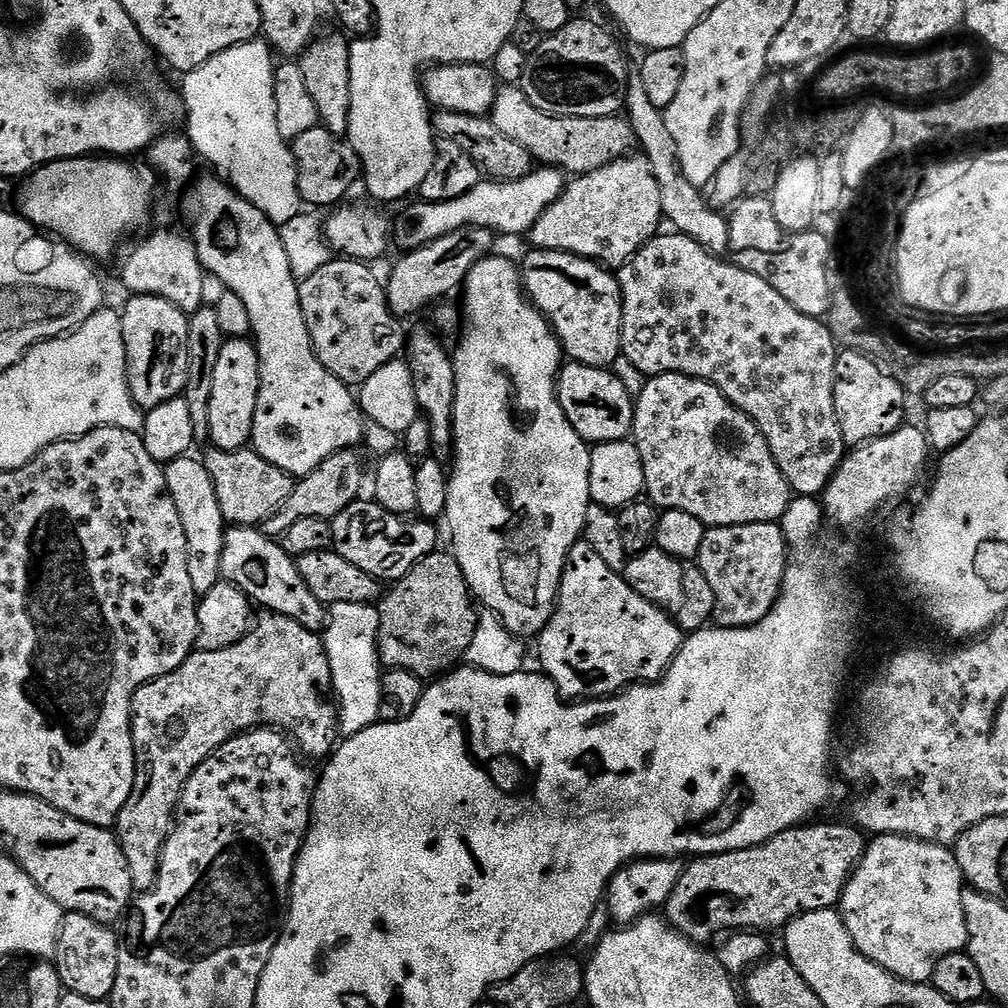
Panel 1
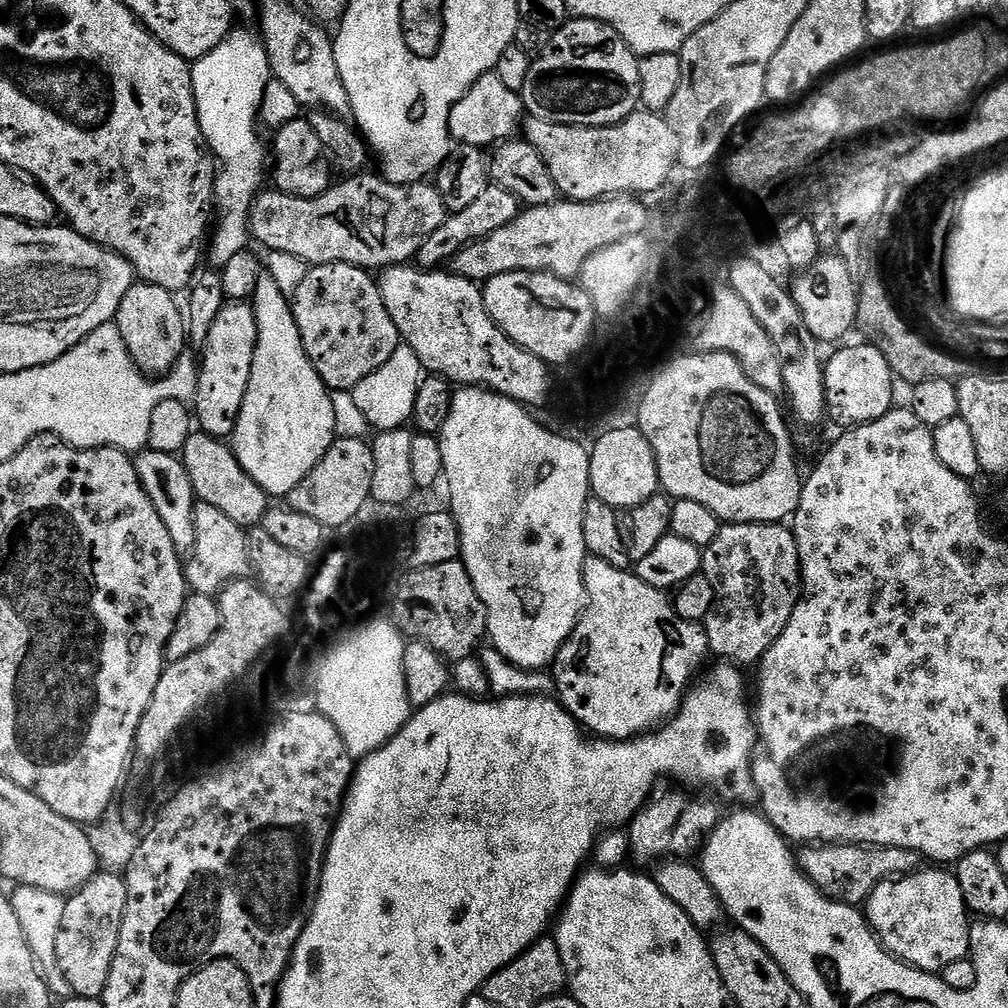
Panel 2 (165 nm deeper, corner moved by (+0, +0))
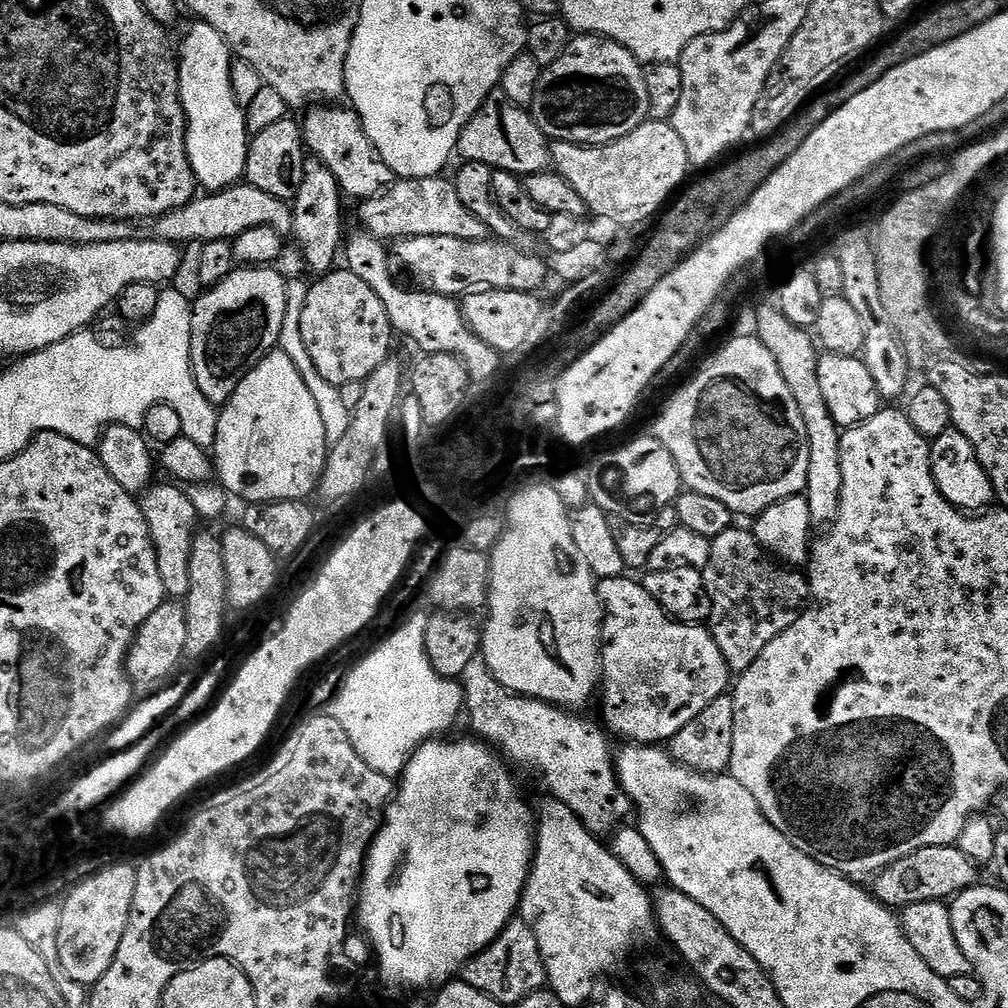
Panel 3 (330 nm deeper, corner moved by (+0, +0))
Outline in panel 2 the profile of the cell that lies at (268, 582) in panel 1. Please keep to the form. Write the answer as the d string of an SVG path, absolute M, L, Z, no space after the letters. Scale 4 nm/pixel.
M197 503L194 534L194 546L184 564L184 577L195 595L215 597L235 580L245 579L252 572L248 533L238 526L238 522L230 522L222 510L214 510L214 506L209 504Z

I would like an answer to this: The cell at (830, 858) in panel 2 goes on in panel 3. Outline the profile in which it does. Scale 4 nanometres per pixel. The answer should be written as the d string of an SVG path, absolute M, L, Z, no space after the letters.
M956 844L930 846L917 852L898 858L890 866L876 873L870 884L872 897L880 904L893 910L903 910L918 902L951 901L967 888L977 887L976 880L982 872L981 865L976 864Z

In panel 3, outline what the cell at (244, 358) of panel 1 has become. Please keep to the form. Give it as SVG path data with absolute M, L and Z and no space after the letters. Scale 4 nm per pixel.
M240 266L230 273L226 278L222 278L222 282L218 282L214 287L204 290L199 298L195 300L192 306L192 373L198 382L198 390L202 390L202 394L206 394L206 398L212 404L223 406L234 394L234 390L238 390L238 382L242 382L242 378L246 378L250 374L250 370L254 370L254 366L258 366L258 362L262 362L262 358L266 358L268 353L273 351L280 343L280 335L282 334L282 322L286 315L286 290L288 289L288 280L279 272L276 266Z

